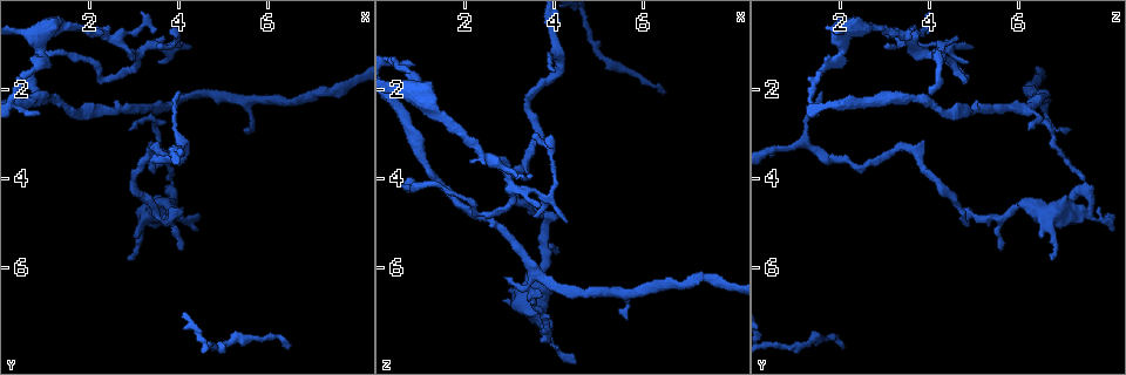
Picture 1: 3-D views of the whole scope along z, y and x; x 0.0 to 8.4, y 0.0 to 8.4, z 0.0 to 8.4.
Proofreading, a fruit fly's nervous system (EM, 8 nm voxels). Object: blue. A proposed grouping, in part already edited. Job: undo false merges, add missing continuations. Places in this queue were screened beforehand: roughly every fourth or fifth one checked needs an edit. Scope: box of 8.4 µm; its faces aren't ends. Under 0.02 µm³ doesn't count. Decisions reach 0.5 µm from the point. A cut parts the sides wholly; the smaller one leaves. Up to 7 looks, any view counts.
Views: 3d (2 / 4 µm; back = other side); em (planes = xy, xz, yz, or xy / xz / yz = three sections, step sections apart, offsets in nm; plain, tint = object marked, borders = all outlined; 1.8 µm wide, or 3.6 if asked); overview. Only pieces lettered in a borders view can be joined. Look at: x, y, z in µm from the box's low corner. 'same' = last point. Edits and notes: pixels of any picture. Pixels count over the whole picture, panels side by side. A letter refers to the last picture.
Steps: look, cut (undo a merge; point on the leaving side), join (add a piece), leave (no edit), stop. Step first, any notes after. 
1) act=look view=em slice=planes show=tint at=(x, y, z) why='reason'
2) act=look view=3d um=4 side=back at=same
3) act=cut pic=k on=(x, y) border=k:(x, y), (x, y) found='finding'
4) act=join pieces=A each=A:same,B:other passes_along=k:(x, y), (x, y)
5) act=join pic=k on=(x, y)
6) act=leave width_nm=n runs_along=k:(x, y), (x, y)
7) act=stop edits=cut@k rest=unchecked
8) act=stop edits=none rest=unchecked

act=look view=em slice=planes show=plain at=(2.85, 5.85, 6.75) why='thin end'

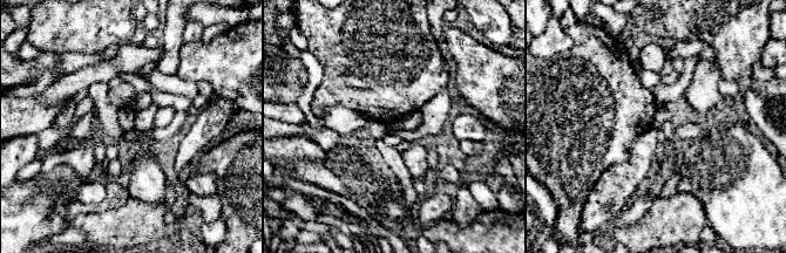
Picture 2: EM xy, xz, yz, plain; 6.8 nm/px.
act=look view=em slice=planes show=borders at=same why='see the neighbours'

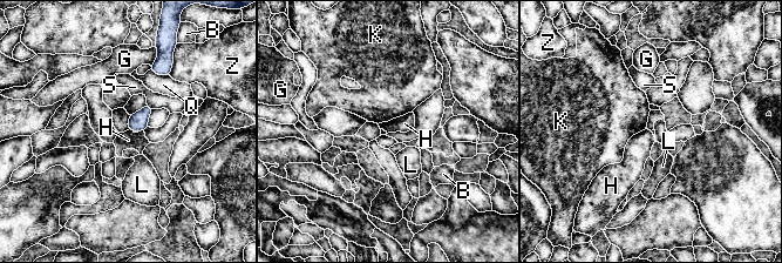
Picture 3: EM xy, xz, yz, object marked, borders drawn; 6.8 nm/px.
act=leave longest_contact=Q:150nm each=B:other,G:other,H:other,K:other,L:other,Q:other,S:other,Z:other border=3:(128, 129), (133, 132) found='none of them fits'

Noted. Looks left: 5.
act=look view=3d um=2 at=(3.00, 1.25, 4.25)

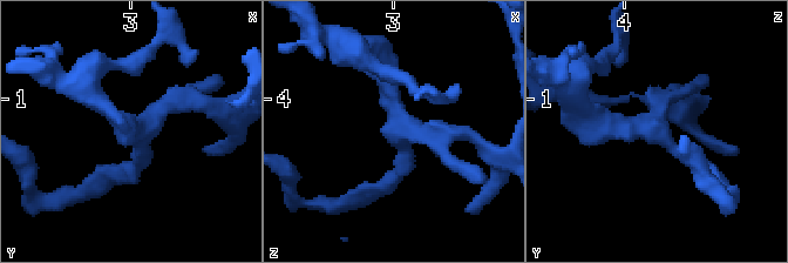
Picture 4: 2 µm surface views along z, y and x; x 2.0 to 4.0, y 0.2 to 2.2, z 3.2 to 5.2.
act=look view=em um=3.6 slice=xz step=16 show=tint at=(3.06, 1.22, 4.22) why='shape alone is not enough'

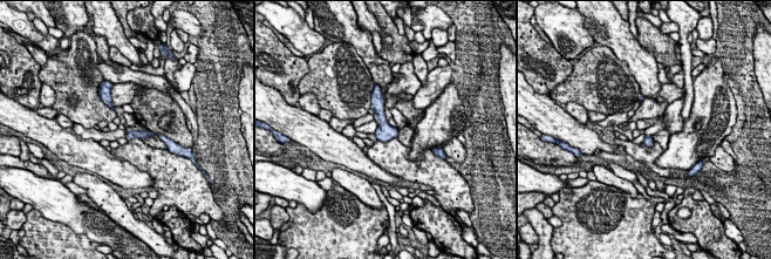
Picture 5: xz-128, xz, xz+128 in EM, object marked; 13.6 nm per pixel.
act=look view=em um=3.6 slice=xz step=16 show=borders at=same

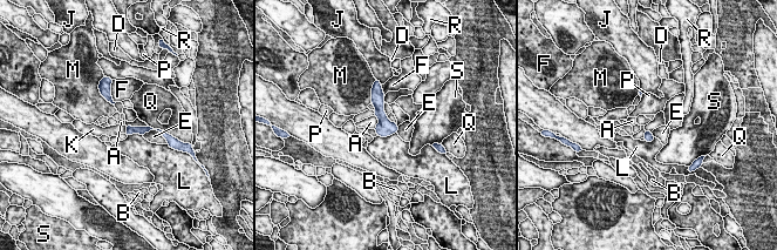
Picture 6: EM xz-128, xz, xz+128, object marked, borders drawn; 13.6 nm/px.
act=leave each=A:other,B:other,D:other,E:other,F:other,J:other,K:other,L:other,M:other,P:other,Q:other,R:other,S:other runs_along=6:(149, 128), (130, 130), (128, 133) found='continuous, no second cell'

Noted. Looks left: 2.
act=look view=em um=3.6 slice=xz step=16 show=borders at=(6.55, 7.75, 2.05) why='free end'

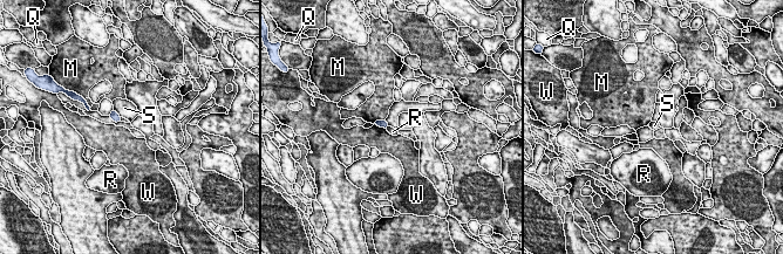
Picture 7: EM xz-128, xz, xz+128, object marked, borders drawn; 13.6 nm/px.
act=look view=em um=3.6 slice=planes show=borders at=same

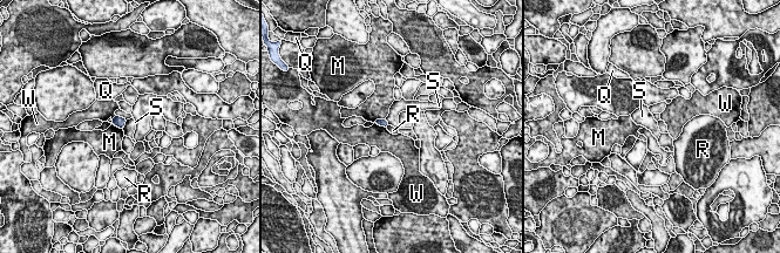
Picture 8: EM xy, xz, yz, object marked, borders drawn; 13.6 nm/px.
act=leave each=M:other,Q:other,R:other,S:other,W:other border=8:(127, 120), (123, 129) found='no lettered piece goes on from it'

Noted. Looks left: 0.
act=stop edits=none rest=unchecked

